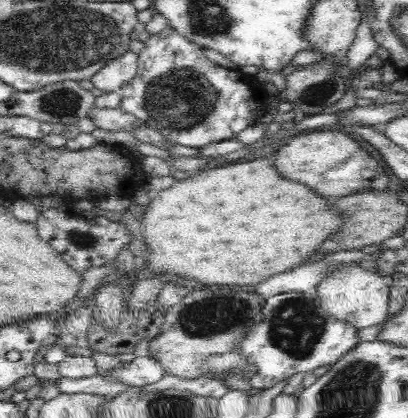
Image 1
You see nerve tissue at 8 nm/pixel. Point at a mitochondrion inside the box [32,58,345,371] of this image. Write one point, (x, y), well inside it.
(296, 325)

